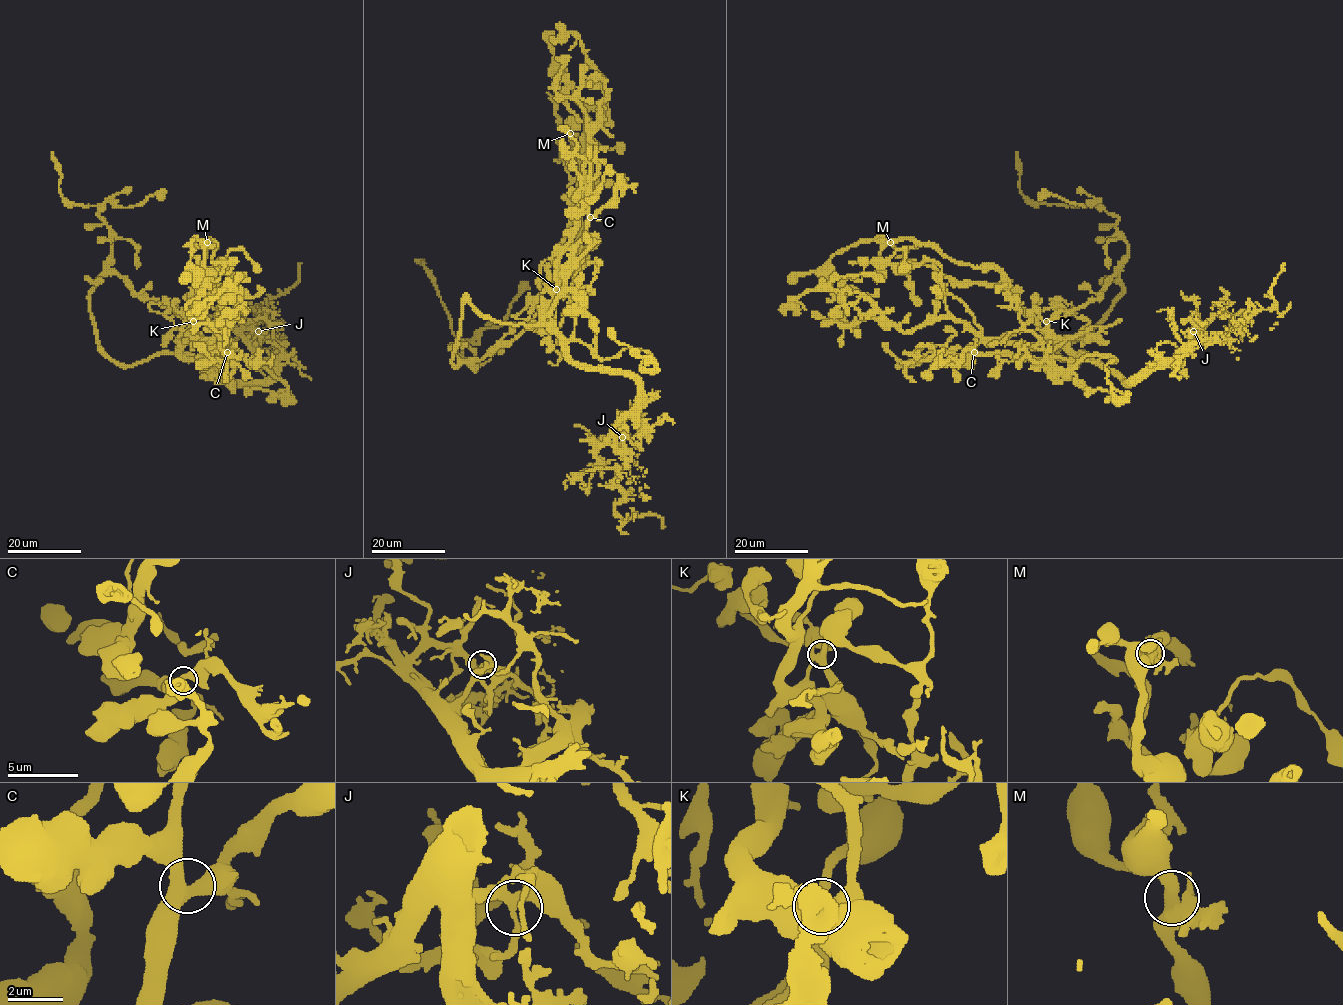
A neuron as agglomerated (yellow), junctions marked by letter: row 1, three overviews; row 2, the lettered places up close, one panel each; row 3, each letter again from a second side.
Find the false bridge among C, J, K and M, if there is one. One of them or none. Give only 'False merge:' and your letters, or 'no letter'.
False merge: no letter

